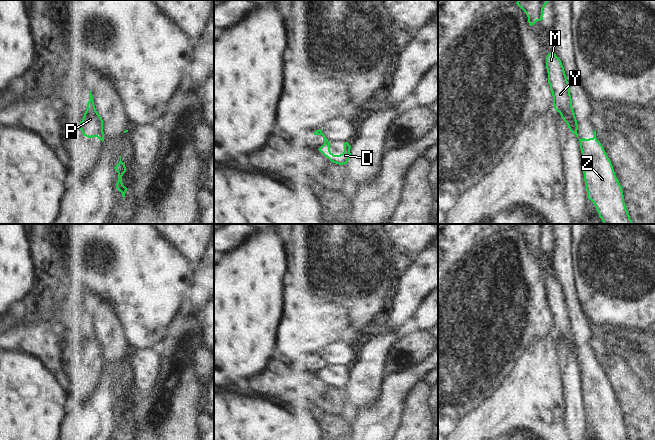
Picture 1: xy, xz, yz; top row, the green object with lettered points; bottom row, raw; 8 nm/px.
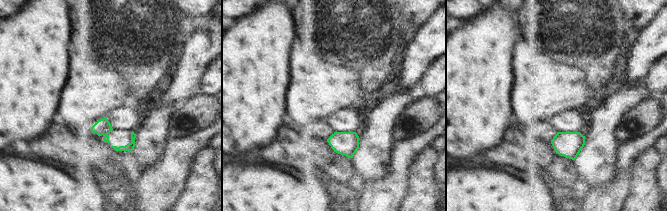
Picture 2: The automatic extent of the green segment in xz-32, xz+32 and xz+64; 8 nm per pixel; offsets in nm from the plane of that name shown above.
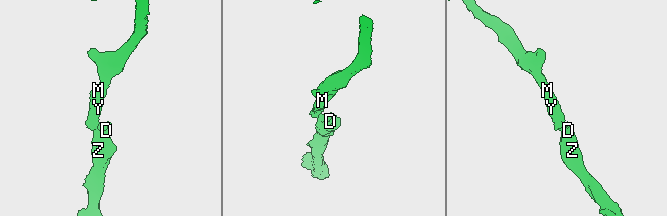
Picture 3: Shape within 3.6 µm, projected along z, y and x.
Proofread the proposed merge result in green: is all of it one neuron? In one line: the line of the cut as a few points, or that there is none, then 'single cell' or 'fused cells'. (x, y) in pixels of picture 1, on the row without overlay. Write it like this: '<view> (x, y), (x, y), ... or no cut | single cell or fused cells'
xz (327, 364), (324, 367) | fused cells

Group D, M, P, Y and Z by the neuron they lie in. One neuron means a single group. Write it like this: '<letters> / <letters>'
D Z / M P Y

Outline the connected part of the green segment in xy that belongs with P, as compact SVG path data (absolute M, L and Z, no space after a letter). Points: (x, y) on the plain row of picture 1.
M89 314L89 325L83 343L80 346L80 353L83 360L88 362L97 361L102 366L104 365L103 344L96 335L93 320Z

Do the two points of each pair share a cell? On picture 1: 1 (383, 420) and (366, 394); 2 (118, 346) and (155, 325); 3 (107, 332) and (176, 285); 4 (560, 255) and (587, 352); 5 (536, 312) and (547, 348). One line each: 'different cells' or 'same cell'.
1: different cells
2: different cells
3: different cells
4: same cell
5: different cells

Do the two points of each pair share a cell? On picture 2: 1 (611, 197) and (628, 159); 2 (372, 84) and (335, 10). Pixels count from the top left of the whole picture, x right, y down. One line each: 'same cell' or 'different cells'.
1: same cell
2: same cell

